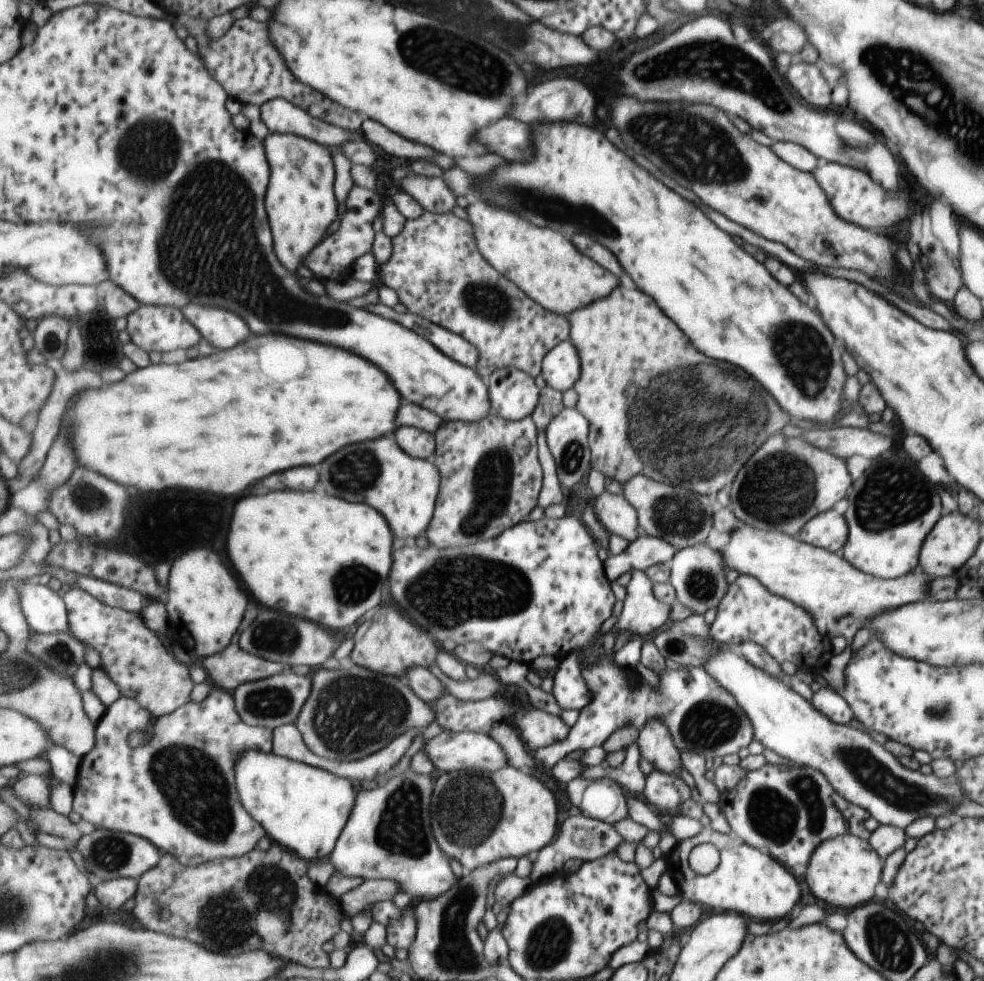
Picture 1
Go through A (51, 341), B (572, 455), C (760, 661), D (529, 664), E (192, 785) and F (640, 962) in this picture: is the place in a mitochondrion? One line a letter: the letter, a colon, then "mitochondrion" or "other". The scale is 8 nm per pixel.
A: mitochondrion
B: mitochondrion
C: other
D: other
E: mitochondrion
F: other

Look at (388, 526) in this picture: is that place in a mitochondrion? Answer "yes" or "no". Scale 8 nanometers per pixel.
no

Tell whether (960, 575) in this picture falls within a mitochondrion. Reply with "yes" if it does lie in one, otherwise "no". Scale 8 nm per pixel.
no

